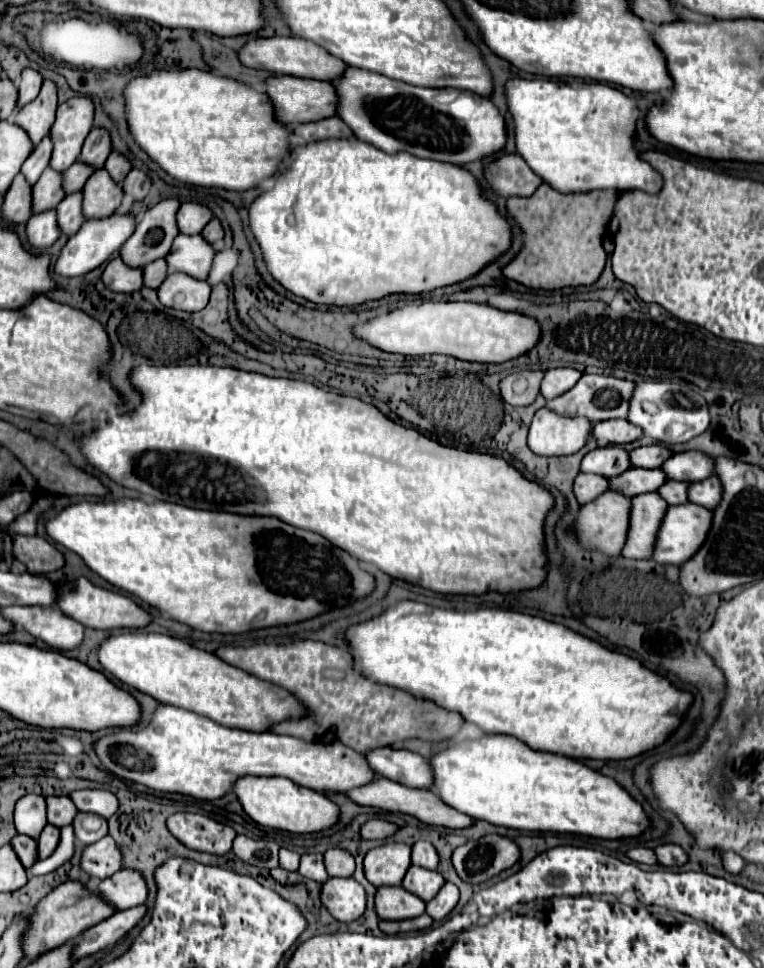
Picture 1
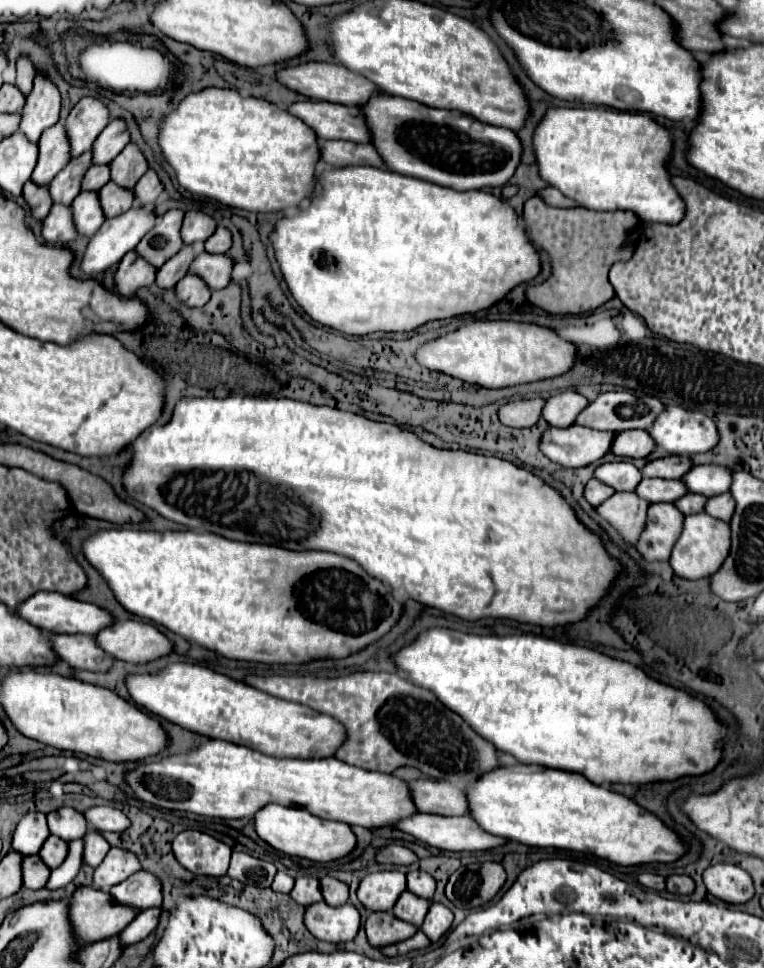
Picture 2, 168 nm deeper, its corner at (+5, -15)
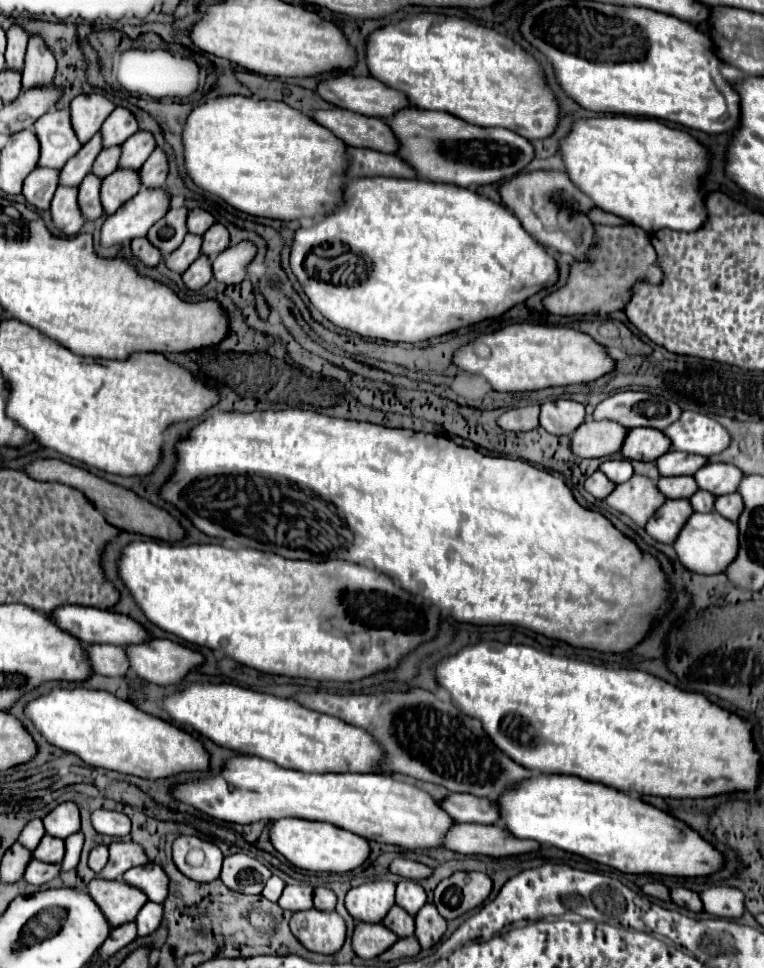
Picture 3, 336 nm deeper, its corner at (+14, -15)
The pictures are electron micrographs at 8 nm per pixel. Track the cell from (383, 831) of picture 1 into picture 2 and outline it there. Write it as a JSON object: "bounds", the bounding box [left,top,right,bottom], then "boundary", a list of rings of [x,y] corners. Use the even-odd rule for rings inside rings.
{"bounds":[375,844,417,864],"boundary":[[[389,844],[389,846],[381,846],[377,850],[375,860],[381,862],[381,864],[411,864],[411,862],[417,860],[417,856],[405,846]]]}

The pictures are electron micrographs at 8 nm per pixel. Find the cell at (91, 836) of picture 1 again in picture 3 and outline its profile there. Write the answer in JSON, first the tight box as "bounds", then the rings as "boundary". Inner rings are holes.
{"bounds":[88,846,108,874],"boundary":[[[96,846],[96,848],[92,848],[92,852],[90,852],[90,856],[88,856],[88,866],[98,874],[102,868],[104,868],[104,864],[108,862],[108,848],[106,846]]]}

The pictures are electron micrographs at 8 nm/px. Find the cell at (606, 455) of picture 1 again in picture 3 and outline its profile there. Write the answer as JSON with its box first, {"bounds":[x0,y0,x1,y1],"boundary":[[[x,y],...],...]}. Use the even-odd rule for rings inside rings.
{"bounds":[600,458,632,484],"boundary":[[[622,458],[622,460],[608,460],[608,462],[604,462],[604,464],[600,466],[600,470],[602,470],[612,482],[616,482],[616,484],[622,484],[622,482],[630,480],[630,476],[632,476],[632,464],[630,464],[630,460],[626,460],[626,458]]]}

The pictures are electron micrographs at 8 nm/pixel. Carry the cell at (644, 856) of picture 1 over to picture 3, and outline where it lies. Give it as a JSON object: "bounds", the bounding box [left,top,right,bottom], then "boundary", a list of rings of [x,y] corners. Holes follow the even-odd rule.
{"bounds":[642,882,670,902],"boundary":[[[660,882],[646,884],[646,886],[642,888],[642,892],[648,894],[648,896],[654,896],[654,898],[658,898],[658,900],[664,900],[664,902],[670,900],[670,890],[668,890],[664,884],[660,884]]]}

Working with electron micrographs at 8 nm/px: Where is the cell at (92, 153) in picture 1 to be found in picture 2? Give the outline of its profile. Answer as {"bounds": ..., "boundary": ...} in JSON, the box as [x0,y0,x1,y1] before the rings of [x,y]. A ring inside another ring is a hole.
{"bounds":[91,120,129,164],"boundary":[[[113,120],[97,136],[91,152],[93,164],[109,164],[129,144],[129,132],[121,120]]]}

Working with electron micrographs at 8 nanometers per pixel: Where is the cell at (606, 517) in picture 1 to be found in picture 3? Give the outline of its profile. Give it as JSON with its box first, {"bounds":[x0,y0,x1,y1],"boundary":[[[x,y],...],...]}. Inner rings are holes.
{"bounds":[606,474,666,526],"boundary":[[[634,474],[628,482],[616,486],[616,490],[606,498],[606,504],[614,510],[630,516],[638,526],[646,526],[652,514],[666,502],[664,494],[656,488],[656,480],[648,476]]]}

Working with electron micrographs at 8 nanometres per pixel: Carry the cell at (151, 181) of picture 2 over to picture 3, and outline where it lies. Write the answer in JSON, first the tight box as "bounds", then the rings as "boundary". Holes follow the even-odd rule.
{"bounds":[140,148,168,188],"boundary":[[[156,148],[140,168],[140,178],[146,188],[162,188],[168,176],[168,156],[162,148]]]}

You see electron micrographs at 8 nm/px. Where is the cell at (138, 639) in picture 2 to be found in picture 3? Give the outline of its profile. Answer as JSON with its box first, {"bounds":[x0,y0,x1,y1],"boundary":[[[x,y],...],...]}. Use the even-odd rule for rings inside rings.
{"bounds":[124,638,206,686],"boundary":[[[154,638],[140,646],[124,646],[132,672],[152,684],[170,686],[186,678],[188,672],[198,668],[206,658],[182,644],[172,640]]]}

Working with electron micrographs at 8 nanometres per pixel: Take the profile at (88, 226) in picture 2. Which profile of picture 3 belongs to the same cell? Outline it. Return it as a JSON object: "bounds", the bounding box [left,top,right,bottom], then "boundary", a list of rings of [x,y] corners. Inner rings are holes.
{"bounds":[78,174,104,220],"boundary":[[[88,174],[78,188],[78,204],[86,220],[96,220],[104,214],[100,202],[100,186],[102,178],[98,178],[96,174]]]}

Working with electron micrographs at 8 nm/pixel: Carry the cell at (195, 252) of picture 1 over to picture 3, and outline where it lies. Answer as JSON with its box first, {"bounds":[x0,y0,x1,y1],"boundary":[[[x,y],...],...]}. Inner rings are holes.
{"bounds":[212,240,258,284],"boundary":[[[242,240],[240,244],[226,248],[212,260],[214,278],[224,284],[240,284],[248,276],[246,268],[254,260],[256,252],[258,252],[256,244],[248,240]]]}

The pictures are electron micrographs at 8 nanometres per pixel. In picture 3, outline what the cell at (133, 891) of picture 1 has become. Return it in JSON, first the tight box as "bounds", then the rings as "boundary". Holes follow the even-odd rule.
{"bounds":[122,862,170,902],"boundary":[[[148,862],[144,866],[136,866],[136,868],[128,870],[122,876],[122,880],[140,888],[152,902],[164,902],[168,896],[170,878],[158,864]]]}

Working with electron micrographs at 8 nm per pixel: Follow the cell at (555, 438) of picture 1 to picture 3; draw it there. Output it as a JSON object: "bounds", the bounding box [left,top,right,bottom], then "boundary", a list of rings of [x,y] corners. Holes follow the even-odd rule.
{"bounds":[572,420,628,458],"boundary":[[[588,420],[578,426],[572,438],[572,450],[576,456],[584,458],[600,458],[620,452],[620,444],[624,444],[624,434],[628,428],[616,424],[614,420]]]}

